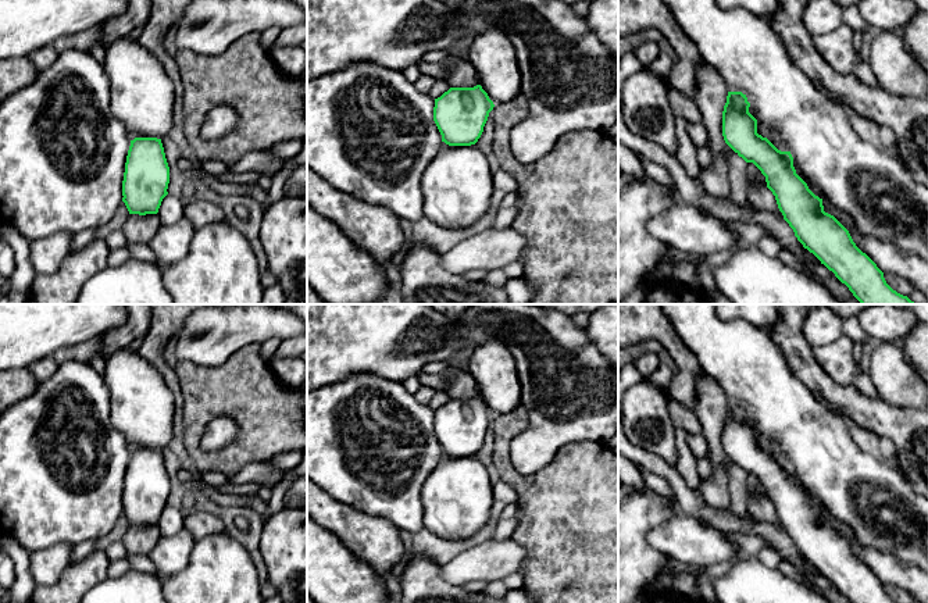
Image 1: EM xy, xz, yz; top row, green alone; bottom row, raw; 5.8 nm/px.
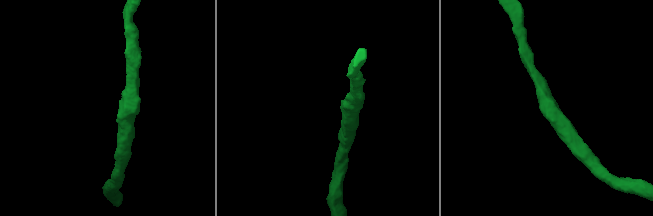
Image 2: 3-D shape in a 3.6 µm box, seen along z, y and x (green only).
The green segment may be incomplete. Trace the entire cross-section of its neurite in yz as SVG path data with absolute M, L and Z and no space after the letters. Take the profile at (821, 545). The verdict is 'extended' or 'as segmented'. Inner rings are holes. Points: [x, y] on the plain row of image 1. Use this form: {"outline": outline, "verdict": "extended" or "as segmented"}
{"outline": "M728 403L722 422L724 452L765 488L767 499L797 552L850 603L896 603L877 575L856 557L849 542L824 522L822 510L796 485L790 463L778 461L757 445L757 431L749 418L746 406Z", "verdict": "as segmented"}

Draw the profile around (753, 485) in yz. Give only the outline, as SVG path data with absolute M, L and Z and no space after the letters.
M753 474L746 477L746 493L752 493L759 499L767 499L765 488Z

